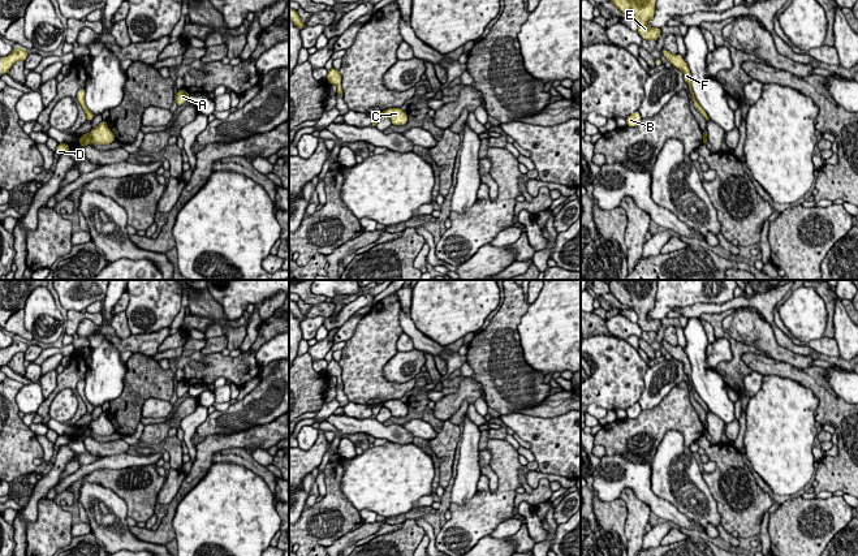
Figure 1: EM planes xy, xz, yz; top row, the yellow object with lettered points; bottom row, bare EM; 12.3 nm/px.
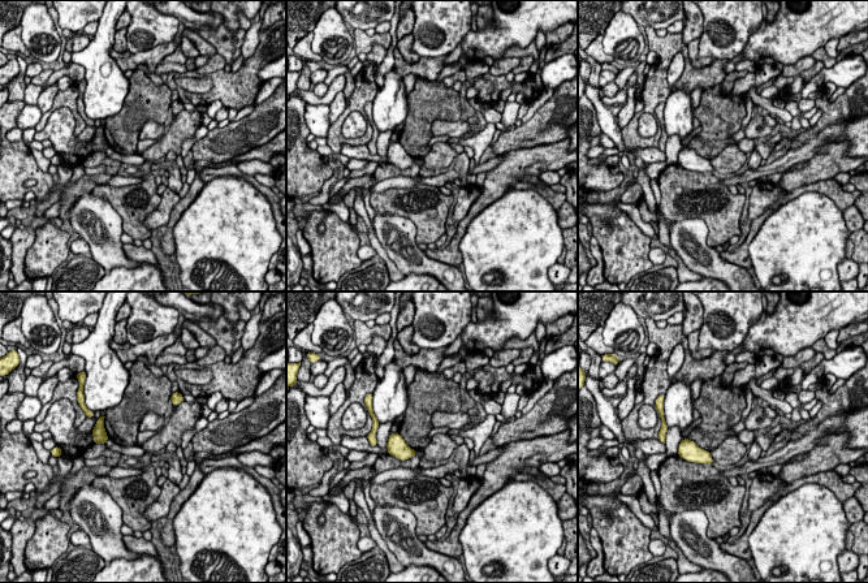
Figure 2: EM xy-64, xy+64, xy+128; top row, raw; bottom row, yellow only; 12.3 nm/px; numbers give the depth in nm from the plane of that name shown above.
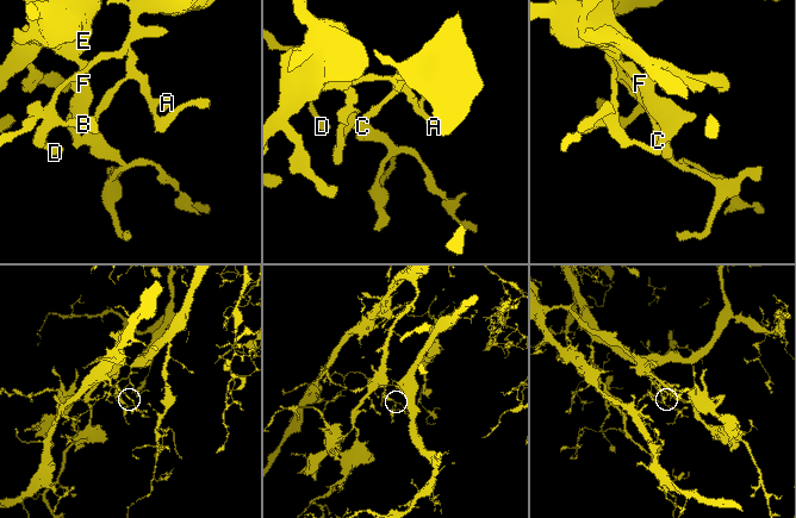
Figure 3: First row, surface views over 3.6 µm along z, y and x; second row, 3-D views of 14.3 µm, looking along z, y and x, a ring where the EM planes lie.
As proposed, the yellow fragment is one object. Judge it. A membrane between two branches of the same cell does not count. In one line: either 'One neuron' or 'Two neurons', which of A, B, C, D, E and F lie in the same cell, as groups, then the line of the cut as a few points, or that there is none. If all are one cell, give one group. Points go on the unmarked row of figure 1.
Two neurons. Groups: A B C D / E F. Split along xy (87, 426), (91, 432)

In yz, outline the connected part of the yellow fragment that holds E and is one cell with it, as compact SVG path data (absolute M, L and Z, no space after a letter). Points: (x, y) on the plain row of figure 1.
M609 280L609 293L622 305L631 307L638 315L638 324L646 332L657 332L661 320L650 319L648 314L655 307L657 280Z

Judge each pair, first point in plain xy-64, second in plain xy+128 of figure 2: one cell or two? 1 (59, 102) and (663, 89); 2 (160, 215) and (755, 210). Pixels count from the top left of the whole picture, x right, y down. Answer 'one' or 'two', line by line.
1: one
2: one

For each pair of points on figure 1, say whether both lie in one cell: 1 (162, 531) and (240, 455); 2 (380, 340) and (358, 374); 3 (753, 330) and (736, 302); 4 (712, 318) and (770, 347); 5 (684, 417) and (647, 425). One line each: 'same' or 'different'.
1: different
2: same
3: different
4: different
5: same

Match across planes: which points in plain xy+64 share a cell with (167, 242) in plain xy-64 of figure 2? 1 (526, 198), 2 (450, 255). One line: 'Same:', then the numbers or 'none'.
Same: 2

